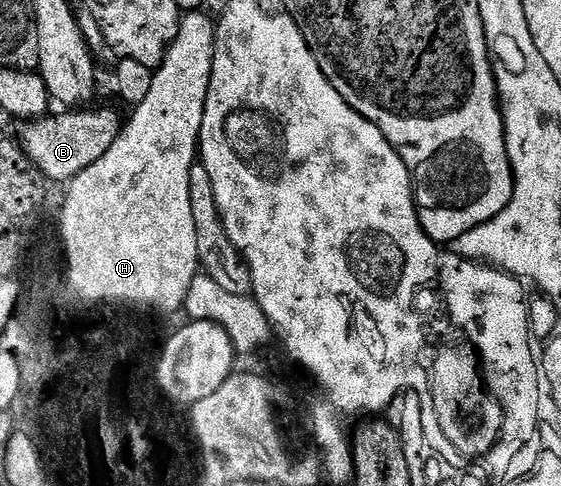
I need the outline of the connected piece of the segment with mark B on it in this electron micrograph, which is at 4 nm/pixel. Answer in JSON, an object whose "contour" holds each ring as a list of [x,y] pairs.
{"contour":[[[77,108],[72,112],[61,112],[65,114],[54,113],[52,116],[31,118],[20,123],[21,147],[50,183],[67,184],[72,178],[79,176],[79,172],[91,168],[91,164],[100,160],[121,134],[123,118],[119,115],[112,114],[109,110],[85,109],[89,108]]]}

